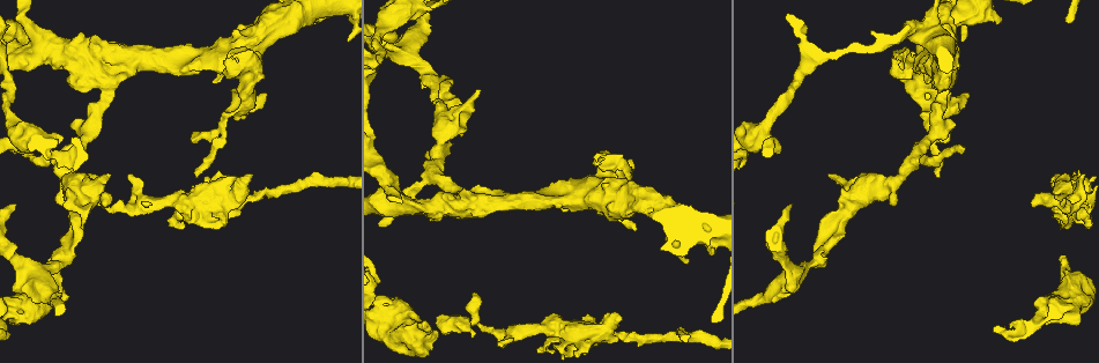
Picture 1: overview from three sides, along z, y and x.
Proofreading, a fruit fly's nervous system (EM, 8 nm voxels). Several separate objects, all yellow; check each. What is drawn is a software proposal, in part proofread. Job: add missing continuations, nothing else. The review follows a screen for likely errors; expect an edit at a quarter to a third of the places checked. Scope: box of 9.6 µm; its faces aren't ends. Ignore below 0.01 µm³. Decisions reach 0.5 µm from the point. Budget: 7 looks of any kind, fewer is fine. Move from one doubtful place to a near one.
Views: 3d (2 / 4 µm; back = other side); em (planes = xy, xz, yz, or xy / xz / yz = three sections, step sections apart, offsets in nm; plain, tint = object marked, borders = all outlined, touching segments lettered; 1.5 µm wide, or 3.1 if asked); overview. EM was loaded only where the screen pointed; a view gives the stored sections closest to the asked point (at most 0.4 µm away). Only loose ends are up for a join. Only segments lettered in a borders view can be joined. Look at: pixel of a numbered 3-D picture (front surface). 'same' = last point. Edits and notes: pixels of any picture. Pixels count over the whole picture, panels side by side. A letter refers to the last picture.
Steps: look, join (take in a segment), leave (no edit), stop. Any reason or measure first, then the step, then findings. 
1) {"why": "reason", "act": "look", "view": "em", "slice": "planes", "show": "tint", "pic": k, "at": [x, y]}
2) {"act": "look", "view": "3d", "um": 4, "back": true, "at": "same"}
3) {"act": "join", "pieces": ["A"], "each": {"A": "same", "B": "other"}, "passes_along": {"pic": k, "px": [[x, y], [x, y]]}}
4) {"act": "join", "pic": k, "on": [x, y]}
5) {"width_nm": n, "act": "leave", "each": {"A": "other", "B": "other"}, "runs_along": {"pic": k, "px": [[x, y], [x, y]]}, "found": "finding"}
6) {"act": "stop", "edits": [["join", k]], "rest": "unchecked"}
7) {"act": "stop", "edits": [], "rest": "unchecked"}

{"why": "free end", "act": "look", "view": "3d", "um": 4, "pic": 1, "at": [501, 346]}

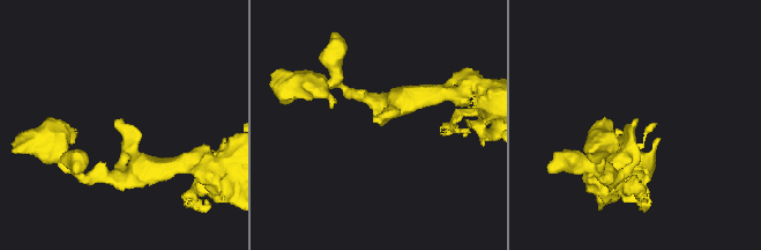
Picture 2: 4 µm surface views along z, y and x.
{"why": "need the tissue", "act": "look", "view": "em", "slice": "xz", "step": 8, "show": "borders", "pic": 2, "at": [380, 121]}

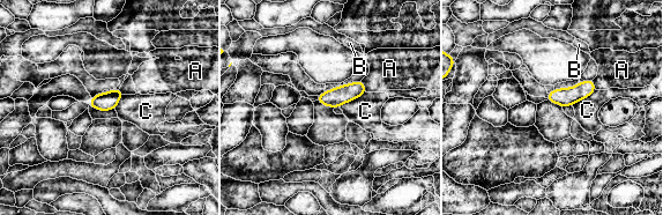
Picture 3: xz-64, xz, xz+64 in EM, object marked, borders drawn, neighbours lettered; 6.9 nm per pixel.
{"act": "look", "view": "em", "slice": "planes", "show": "borders", "at": "same"}

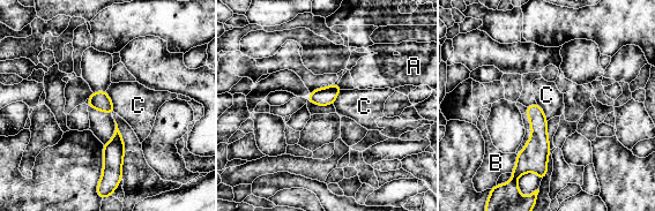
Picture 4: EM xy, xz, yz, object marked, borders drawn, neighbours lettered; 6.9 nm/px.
{"act": "leave", "each": {"A": "other", "B": "other", "C": "other"}, "border": {"pic": 4, "px": [[106, 90], [114, 112]]}, "found": "no lettered segment goes on from it"}

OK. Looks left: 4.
{"why": "branch stops here", "act": "look", "view": "3d", "um": 4, "pic": 1, "at": [592, 319]}

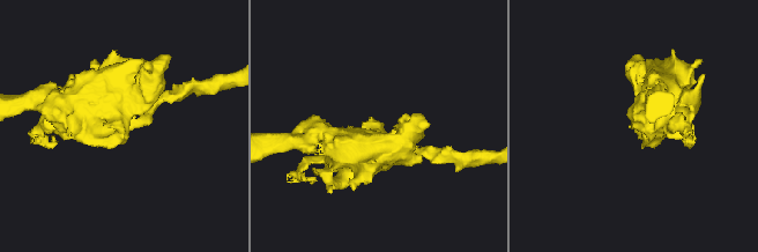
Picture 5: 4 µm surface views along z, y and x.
{"act": "look", "view": "em", "slice": "planes", "show": "borders", "pic": 5, "at": [383, 125]}

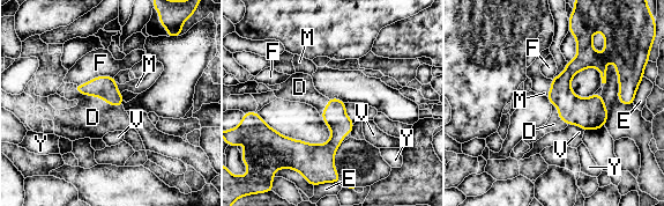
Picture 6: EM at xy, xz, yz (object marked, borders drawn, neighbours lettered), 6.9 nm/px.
{"act": "join", "pieces": ["D"], "each": {"D": "same", "E": "other", "F": "other", "M": "other", "V": "other", "Y": "other"}, "passes_along": {"pic": 6, "px": [[104, 87], [96, 95], [92, 117]]}, "found": "the neuron continues"}

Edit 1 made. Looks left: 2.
{"act": "stop", "edits": [["join", 6]], "rest": "unchecked"}

